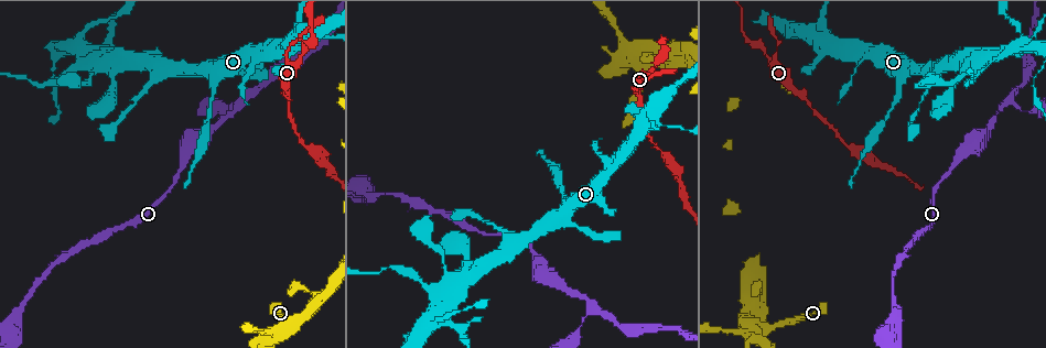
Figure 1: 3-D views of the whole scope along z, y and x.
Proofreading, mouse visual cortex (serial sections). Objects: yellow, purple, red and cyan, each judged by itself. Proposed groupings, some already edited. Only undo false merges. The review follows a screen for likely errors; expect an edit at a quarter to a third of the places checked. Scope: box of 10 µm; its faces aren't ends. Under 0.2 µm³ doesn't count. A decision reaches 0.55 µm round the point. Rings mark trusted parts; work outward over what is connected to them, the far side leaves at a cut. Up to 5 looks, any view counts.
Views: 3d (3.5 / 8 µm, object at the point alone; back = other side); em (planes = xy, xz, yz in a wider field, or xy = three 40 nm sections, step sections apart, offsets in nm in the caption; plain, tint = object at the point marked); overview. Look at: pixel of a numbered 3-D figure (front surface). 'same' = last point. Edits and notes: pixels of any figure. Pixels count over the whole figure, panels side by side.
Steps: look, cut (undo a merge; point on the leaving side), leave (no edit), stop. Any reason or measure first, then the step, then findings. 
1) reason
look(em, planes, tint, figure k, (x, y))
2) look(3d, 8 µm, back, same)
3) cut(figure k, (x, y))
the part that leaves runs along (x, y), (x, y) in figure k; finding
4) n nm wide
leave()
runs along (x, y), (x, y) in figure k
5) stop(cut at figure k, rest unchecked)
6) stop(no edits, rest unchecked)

four or more arms meet
look(3d, 3.5 µm, figure 1, (83, 50))

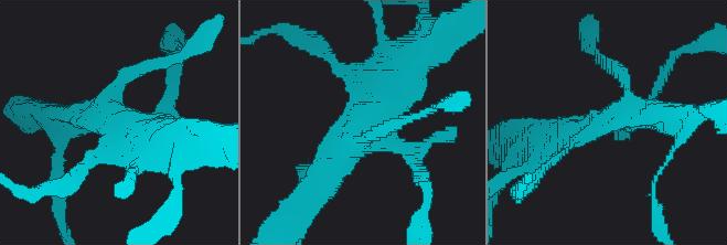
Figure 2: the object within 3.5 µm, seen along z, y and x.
shape alone is not enough
look(em, xy, step 3, tint, figure 2, (615, 119))

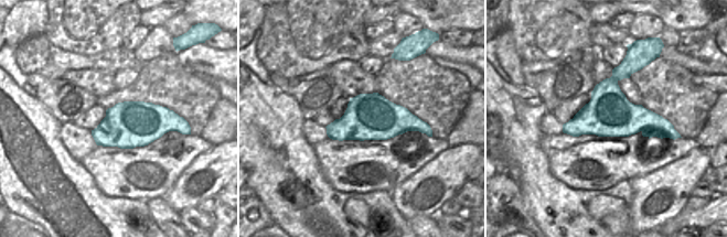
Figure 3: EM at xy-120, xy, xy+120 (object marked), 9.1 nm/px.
leave()
runs along (405, 74), (361, 123), (323, 188) in figure 2; all the same cell

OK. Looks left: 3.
look(3d, 3.5 µm, figure 1, (1005, 102))

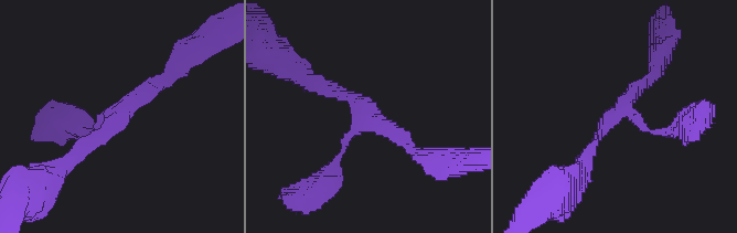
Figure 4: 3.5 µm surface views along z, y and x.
3 arms; arms of 100, 150, 200 nm; need the tissue
look(em, planes, tint, figure 4, (369, 113))

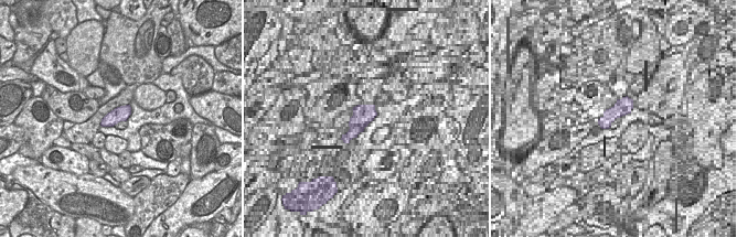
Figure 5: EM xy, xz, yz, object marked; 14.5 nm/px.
leave()
runs along (72, 157), (173, 72) in figure 4; continuous, no second cell

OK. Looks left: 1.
stop(no edits, rest unchecked)

